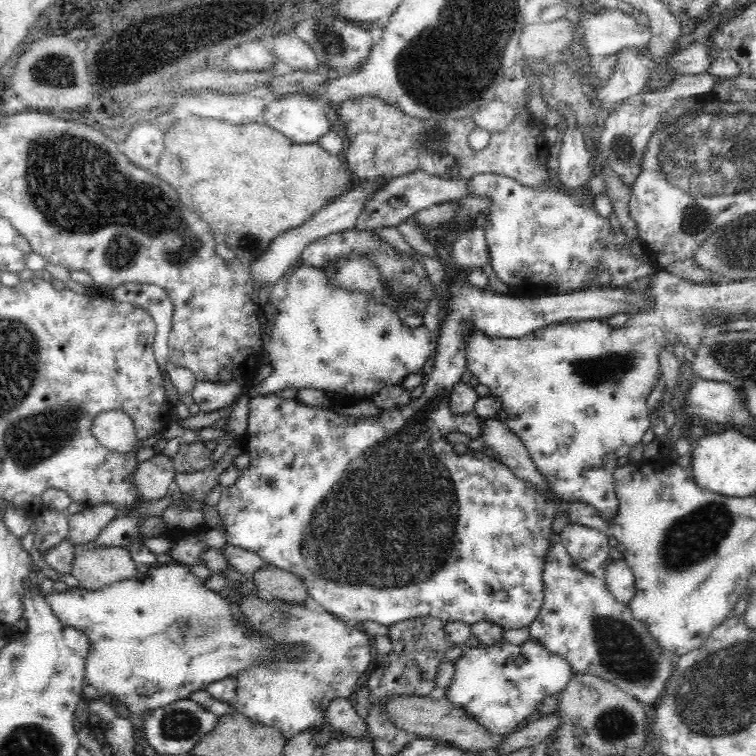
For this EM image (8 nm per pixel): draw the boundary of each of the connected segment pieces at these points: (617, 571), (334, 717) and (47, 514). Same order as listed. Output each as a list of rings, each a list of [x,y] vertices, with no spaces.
[[[623,557],[608,560],[600,575],[605,579],[607,589],[618,602],[626,606],[630,604],[636,594],[635,578]]]
[[[337,698],[326,708],[325,722],[334,726],[334,734],[344,737],[364,737],[370,741],[366,721],[356,714],[351,698]]]
[[[43,509],[43,512],[33,518],[38,527],[34,536],[34,545],[45,556],[48,549],[58,546],[68,538],[69,515],[65,511]]]

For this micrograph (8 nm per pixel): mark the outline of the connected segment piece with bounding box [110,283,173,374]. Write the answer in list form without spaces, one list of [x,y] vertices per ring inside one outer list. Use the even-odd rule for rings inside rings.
[[[127,283],[110,290],[120,302],[138,303],[155,319],[156,332],[153,351],[161,374],[172,364],[168,358],[169,331],[172,326],[173,304],[168,293],[160,286],[140,283]]]

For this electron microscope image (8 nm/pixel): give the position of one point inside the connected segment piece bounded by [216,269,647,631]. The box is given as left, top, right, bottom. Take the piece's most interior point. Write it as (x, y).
(303, 504)

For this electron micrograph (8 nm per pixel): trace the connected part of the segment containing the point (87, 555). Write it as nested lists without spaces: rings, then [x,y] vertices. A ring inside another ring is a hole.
[[[84,547],[73,556],[70,572],[80,588],[99,591],[113,582],[127,581],[136,576],[136,562],[126,547]]]

